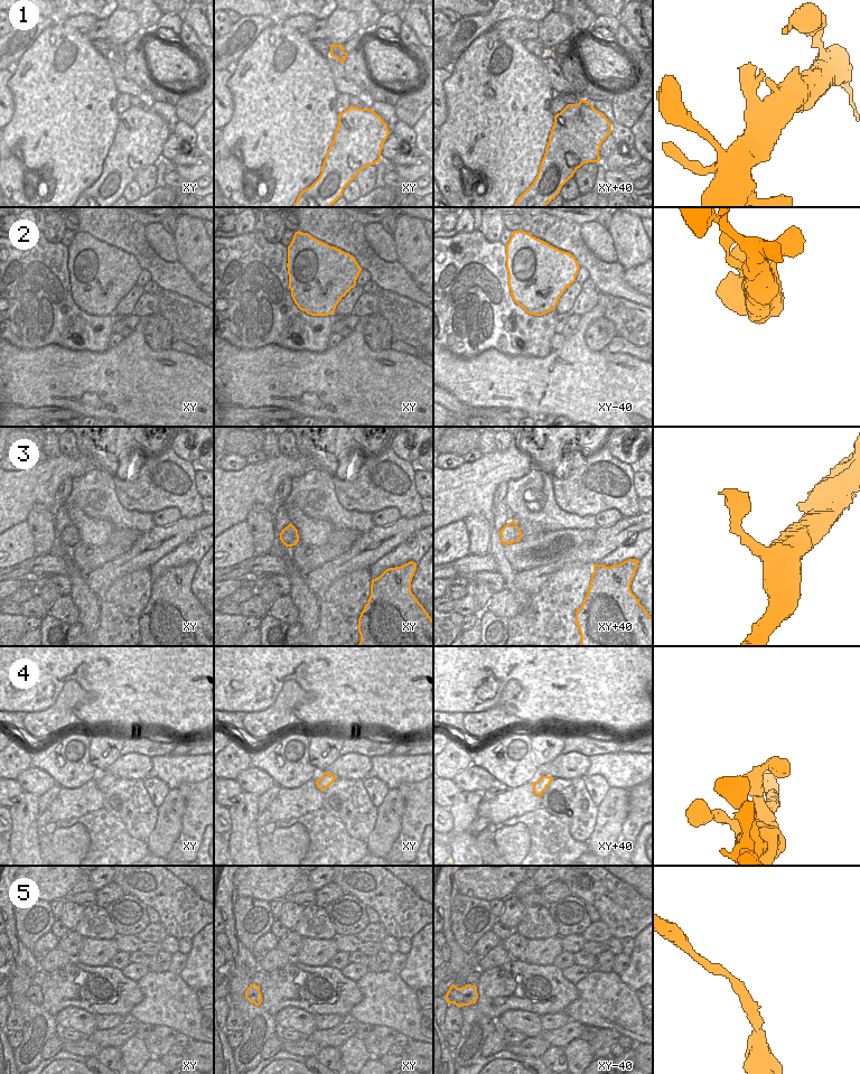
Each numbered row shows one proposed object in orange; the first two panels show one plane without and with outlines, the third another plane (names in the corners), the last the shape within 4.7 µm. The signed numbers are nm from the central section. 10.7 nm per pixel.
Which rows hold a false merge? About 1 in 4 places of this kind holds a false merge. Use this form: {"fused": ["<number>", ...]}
{"fused": ["2"]}

